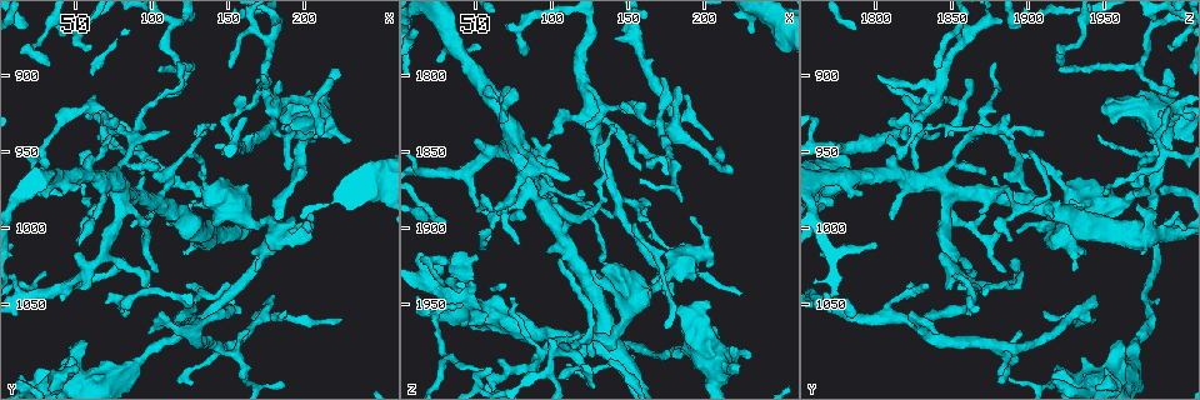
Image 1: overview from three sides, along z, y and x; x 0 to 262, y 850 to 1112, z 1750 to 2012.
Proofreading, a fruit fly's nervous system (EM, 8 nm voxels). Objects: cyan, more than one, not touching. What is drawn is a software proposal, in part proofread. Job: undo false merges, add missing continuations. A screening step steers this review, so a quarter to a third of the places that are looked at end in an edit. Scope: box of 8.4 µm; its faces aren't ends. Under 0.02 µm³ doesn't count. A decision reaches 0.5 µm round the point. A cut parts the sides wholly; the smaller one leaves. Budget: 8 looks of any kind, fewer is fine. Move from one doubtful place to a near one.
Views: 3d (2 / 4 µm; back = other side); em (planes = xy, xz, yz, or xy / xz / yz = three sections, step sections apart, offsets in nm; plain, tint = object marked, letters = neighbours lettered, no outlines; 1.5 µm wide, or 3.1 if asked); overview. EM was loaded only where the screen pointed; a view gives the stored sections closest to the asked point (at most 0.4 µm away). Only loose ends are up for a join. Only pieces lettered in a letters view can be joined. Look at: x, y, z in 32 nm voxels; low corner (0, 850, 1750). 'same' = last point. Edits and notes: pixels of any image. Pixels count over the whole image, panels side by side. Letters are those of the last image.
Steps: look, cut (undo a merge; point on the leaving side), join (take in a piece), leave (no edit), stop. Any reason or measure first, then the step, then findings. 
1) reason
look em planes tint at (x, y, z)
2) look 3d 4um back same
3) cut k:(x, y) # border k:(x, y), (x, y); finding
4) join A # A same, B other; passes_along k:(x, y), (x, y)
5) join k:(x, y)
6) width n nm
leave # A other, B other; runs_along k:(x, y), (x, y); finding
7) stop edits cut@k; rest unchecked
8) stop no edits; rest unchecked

look 3d 4um at (188, 1004, 1894)

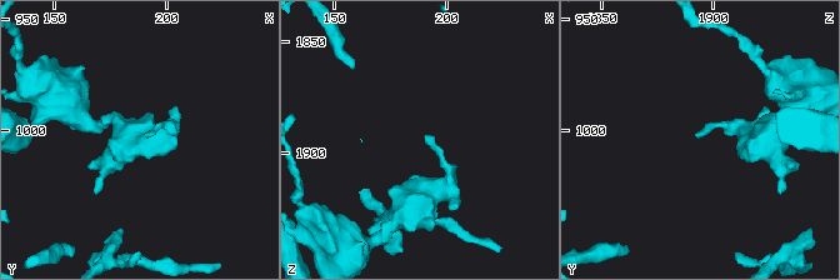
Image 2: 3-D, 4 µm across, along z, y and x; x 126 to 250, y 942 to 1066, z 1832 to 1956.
shape alone is not enough
look em xy step 4 tint at (190, 1003, 1892)

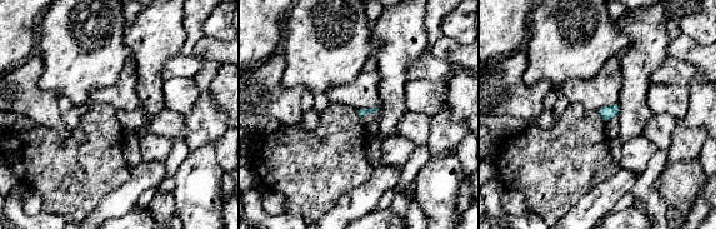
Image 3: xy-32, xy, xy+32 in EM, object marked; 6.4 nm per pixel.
look em planes letters same

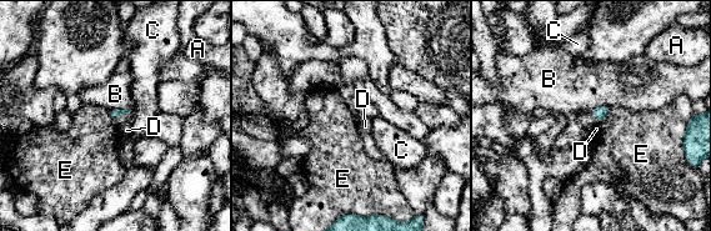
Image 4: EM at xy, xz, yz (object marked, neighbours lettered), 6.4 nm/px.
leave # A other, B other, C other, D other, E other; border 4:(611, 109), (597, 122); none of them fits

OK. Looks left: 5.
look em xz step 8 tint at (162, 1066, 1894)

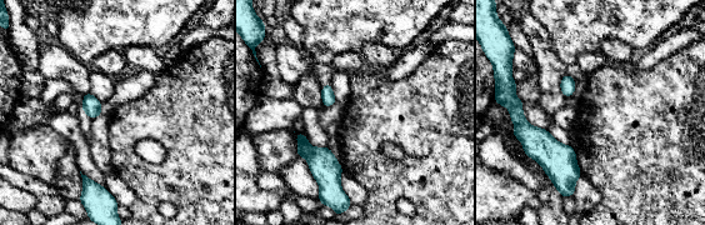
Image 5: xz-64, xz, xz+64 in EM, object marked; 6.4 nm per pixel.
what lies round it
look em xz step 8 letters same

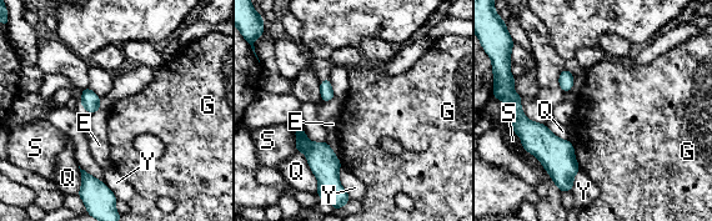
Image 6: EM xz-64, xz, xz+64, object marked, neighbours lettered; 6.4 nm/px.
leave # E other, G other, Q other, S other, Y other; border 6:(291, 126), (297, 151); none of them fits

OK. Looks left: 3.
look 3d 2um at (220, 894, 1990)

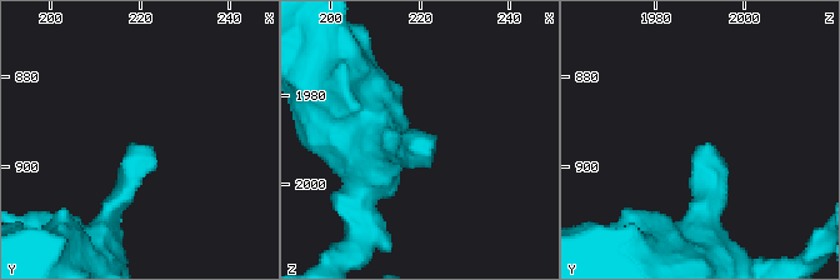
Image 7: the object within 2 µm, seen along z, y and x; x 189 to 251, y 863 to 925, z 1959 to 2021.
look em yz step 8 tint at (221, 896, 1989)

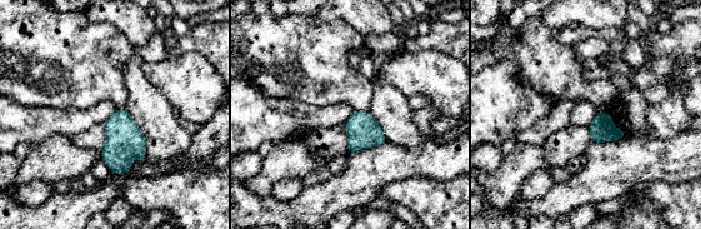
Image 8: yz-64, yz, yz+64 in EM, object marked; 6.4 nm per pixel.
look em planes letters same

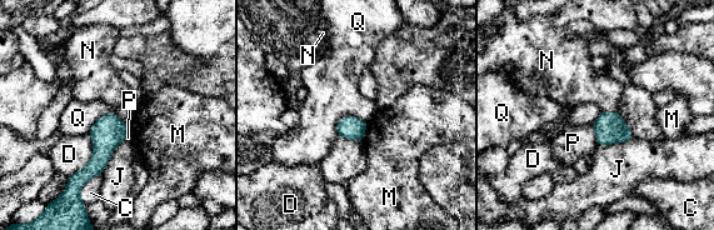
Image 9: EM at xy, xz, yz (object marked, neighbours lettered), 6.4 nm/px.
width 150 nm
leave # C other, D other, J other, M other, N other, P other, Q other; border 9:(128, 126), (104, 114), (89, 134); none of them fits

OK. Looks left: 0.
stop no edits; rest unchecked

